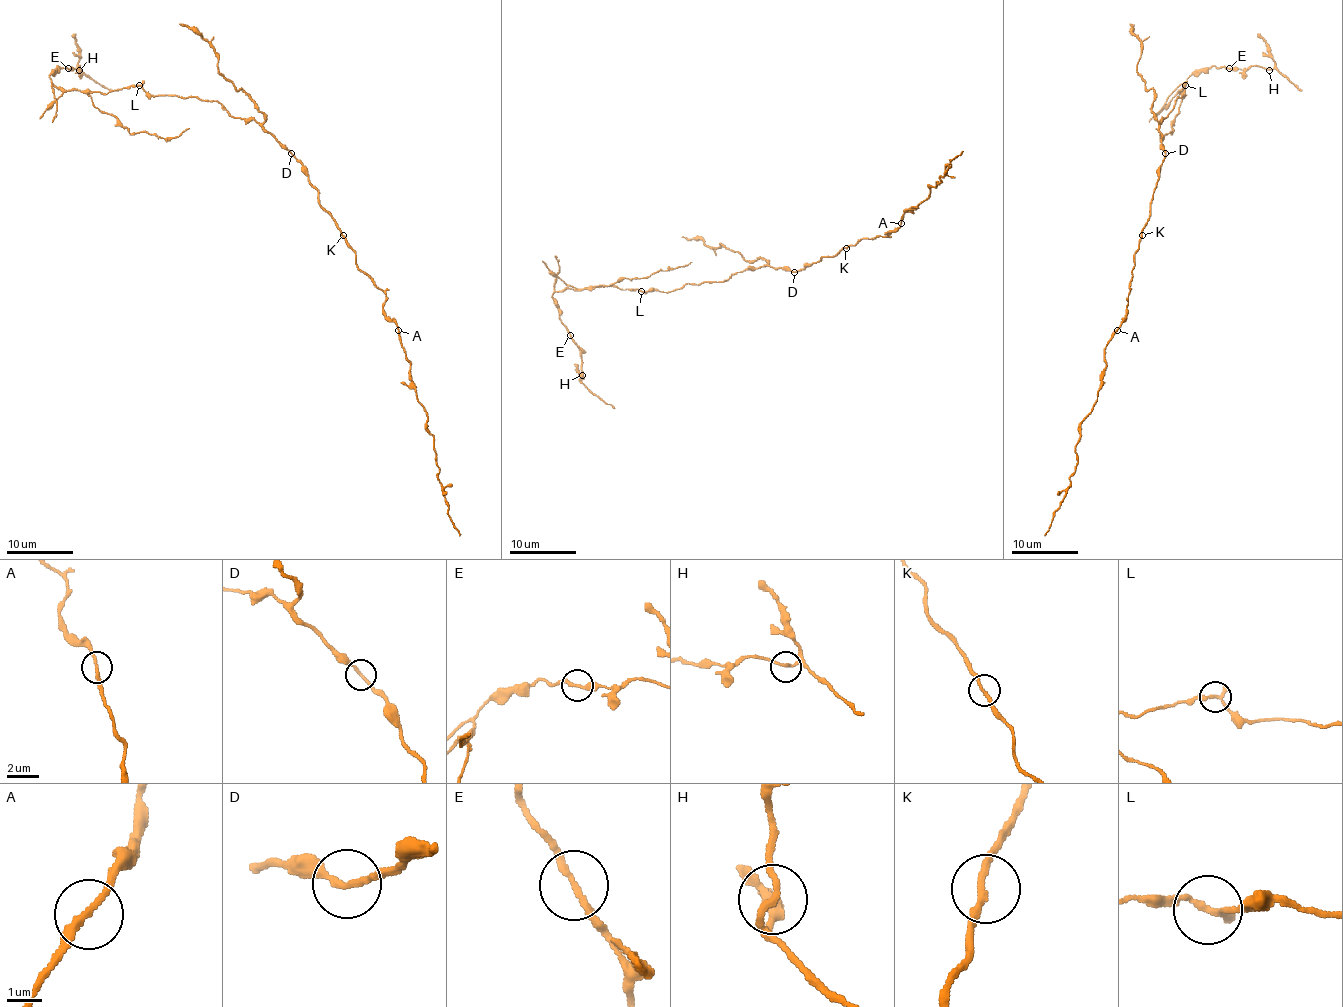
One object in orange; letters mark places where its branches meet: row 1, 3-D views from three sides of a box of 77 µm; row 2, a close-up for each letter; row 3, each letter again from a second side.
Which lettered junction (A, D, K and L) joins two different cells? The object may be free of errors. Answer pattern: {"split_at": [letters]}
{"split_at": ["L"]}

